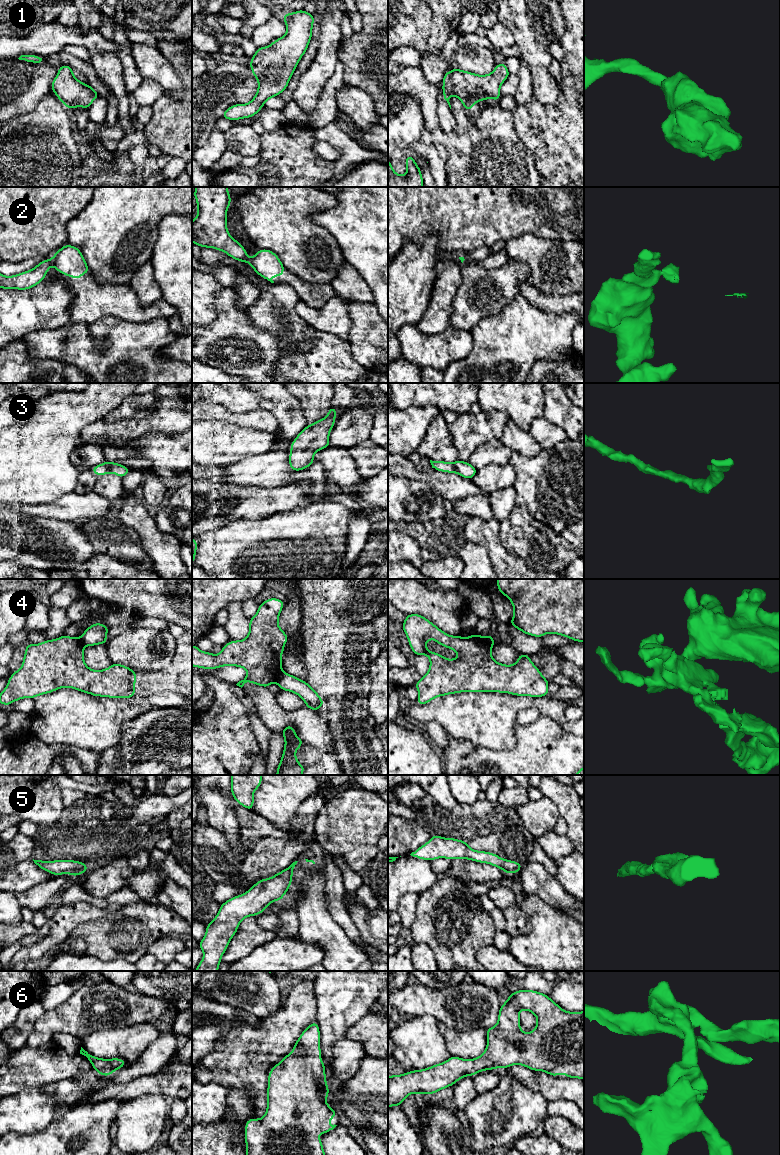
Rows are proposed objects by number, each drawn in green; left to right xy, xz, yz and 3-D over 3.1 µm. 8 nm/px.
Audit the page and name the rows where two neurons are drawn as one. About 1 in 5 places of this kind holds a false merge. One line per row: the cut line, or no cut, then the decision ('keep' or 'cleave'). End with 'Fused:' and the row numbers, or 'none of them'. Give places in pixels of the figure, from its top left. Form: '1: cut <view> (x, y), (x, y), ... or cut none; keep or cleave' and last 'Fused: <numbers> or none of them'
1: cut none; keep
2: cut xy (51, 259), (52, 262); cleave
3: cut none; keep
4: cut xz (283, 672), (276, 682); cleave
5: cut none; keep
6: cut none; keep
Fused: 2, 4

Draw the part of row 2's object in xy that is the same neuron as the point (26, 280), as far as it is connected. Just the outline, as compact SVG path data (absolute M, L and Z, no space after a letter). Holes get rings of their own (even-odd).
M46 259L41 261L33 269L20 274L7 277L0 273L0 288L18 290L31 289L44 280L51 264L52 259Z

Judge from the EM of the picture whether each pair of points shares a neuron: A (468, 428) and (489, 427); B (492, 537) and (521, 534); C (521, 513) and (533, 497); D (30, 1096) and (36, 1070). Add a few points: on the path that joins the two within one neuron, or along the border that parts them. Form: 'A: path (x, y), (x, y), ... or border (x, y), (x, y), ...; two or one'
A: path (473, 428), (484, 427); one
B: border (499, 523), (500, 542), (514, 555); two
C: border (517, 504), (522, 504), (532, 516), (542, 522); two
D: border (41, 1087), (24, 1088), (10, 1095); two

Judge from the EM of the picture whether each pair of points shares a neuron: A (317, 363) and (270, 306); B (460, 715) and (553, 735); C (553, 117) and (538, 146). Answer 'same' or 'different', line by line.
A: same
B: different
C: same

